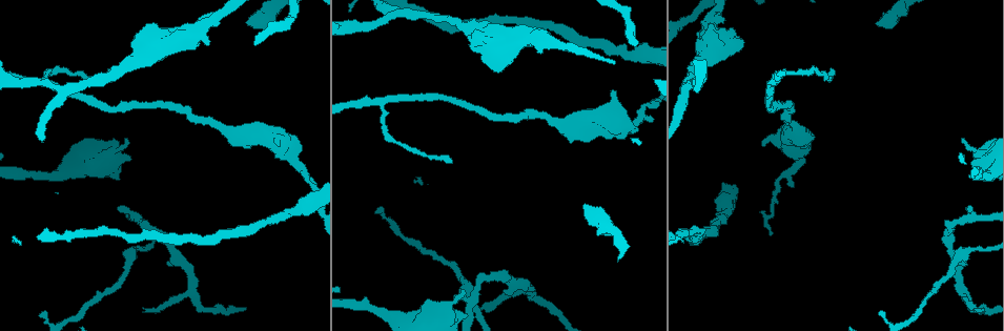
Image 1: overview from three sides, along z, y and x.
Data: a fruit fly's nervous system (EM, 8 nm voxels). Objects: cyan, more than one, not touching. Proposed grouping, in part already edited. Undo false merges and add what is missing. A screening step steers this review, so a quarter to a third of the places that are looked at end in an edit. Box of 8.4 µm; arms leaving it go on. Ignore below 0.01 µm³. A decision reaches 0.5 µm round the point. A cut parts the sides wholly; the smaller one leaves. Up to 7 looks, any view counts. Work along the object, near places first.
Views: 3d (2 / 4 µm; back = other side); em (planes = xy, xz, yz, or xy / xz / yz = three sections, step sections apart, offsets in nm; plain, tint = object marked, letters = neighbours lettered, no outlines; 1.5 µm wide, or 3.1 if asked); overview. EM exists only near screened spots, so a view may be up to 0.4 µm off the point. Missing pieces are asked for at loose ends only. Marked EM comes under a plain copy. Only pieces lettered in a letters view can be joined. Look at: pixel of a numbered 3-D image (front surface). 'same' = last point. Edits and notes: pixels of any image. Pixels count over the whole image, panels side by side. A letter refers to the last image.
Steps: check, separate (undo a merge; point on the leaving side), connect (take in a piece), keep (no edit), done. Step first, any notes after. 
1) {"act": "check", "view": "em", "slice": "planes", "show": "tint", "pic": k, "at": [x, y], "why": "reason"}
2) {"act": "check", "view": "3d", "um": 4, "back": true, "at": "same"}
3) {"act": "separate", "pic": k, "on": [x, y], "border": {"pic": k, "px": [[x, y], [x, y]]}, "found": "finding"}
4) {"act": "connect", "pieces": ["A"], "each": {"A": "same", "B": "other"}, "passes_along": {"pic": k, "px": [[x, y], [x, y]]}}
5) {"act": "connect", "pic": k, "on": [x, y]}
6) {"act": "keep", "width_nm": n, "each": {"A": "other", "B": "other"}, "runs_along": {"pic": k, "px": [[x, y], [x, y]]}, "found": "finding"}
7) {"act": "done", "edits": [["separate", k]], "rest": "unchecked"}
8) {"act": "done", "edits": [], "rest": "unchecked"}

{"act": "check", "view": "3d", "um": 2, "back": true, "pic": 1, "at": [275, 144], "why": "an open end"}

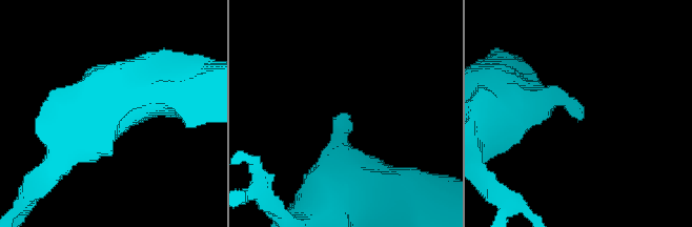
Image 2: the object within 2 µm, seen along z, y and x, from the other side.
{"act": "check", "view": "em", "slice": "xz", "step": 4, "show": "letters", "pic": 2, "at": [346, 114]}

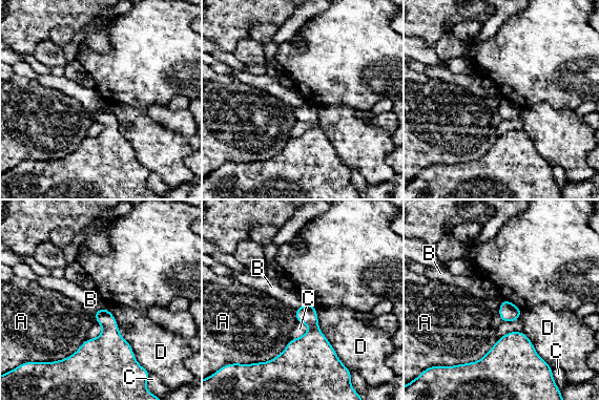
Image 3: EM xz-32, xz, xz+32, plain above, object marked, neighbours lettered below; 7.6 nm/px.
{"act": "check", "view": "em", "slice": "planes", "show": "letters", "at": "same"}

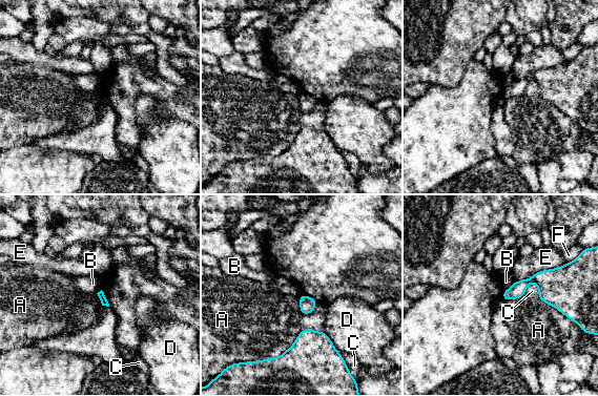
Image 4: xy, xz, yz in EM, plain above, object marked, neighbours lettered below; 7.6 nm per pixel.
{"act": "keep", "each": {"A": "other", "B": "other", "C": "other", "D": "other", "E": "other", "F": "other"}, "border": {"pic": 4, "px": [[514, 282], [503, 291]]}, "found": "no lettered piece goes on from it"}

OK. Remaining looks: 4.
{"act": "check", "view": "3d", "um": 4, "pic": 1, "at": [481, 307], "why": "tapers out"}

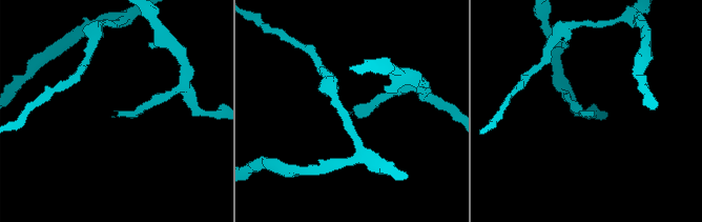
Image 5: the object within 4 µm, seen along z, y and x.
{"act": "check", "view": "em", "slice": "xy", "step": 4, "show": "tint", "pic": 5, "at": [354, 113], "why": "now the EM"}

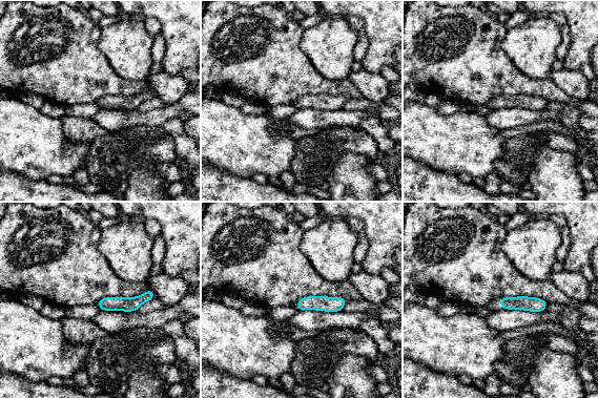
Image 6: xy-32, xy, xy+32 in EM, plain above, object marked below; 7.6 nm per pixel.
{"act": "check", "view": "em", "slice": "planes", "show": "letters", "at": "same", "why": "cut it another way"}

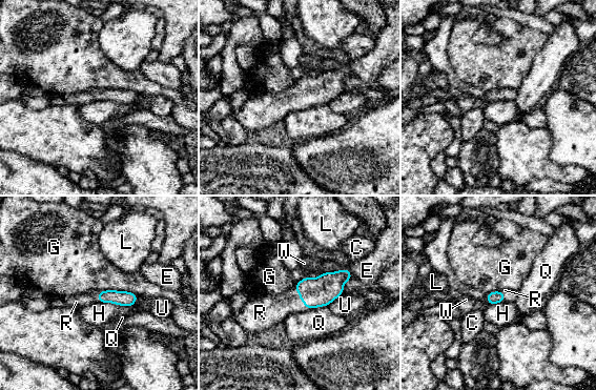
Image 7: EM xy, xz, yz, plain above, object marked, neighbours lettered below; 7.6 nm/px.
{"act": "connect", "pieces": ["R"], "each": {"C": "other", "E": "other", "G": "other", "H": "other", "L": "other", "Q": "other", "R": "same", "U": "other", "W": "other"}, "passes_along": {"pic": 7, "px": [[314, 292], [300, 298], [270, 310]]}, "found": "it goes on there"}

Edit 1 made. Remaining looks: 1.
{"act": "done", "edits": [["connect", 7]], "rest": "unchecked"}

